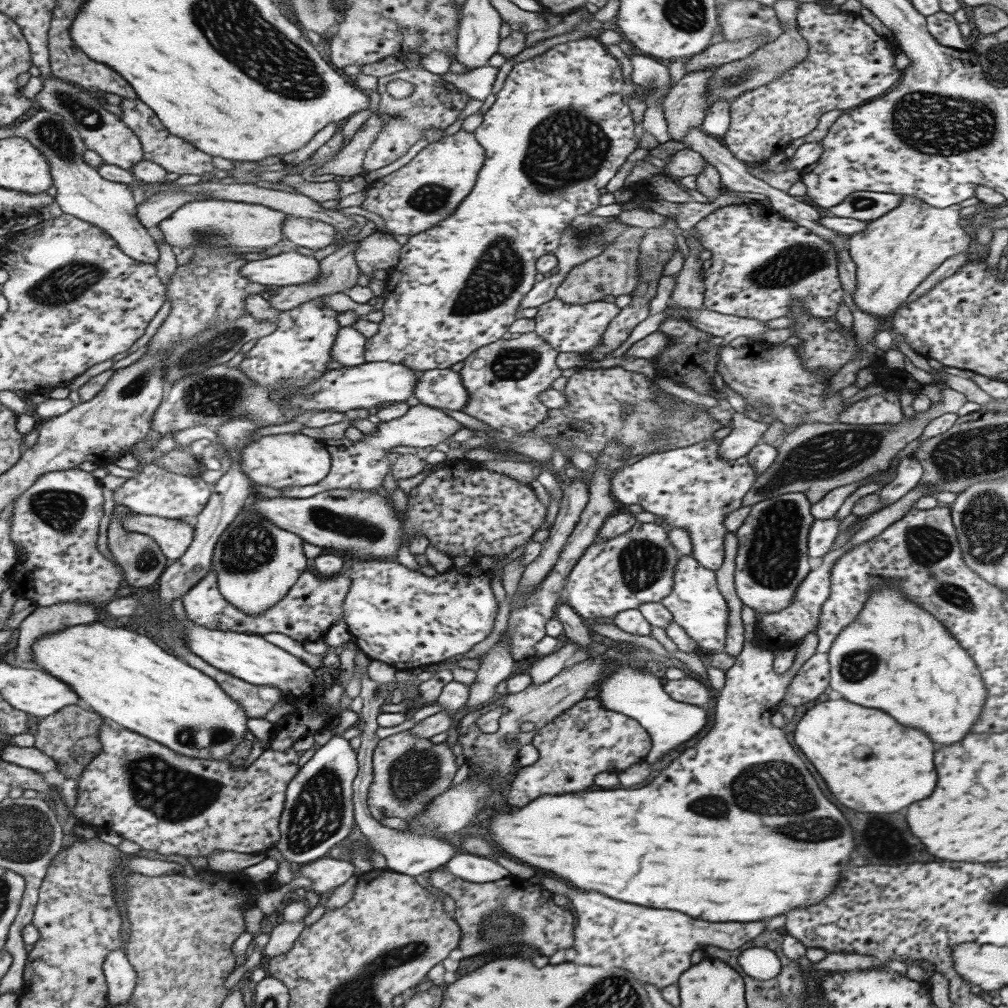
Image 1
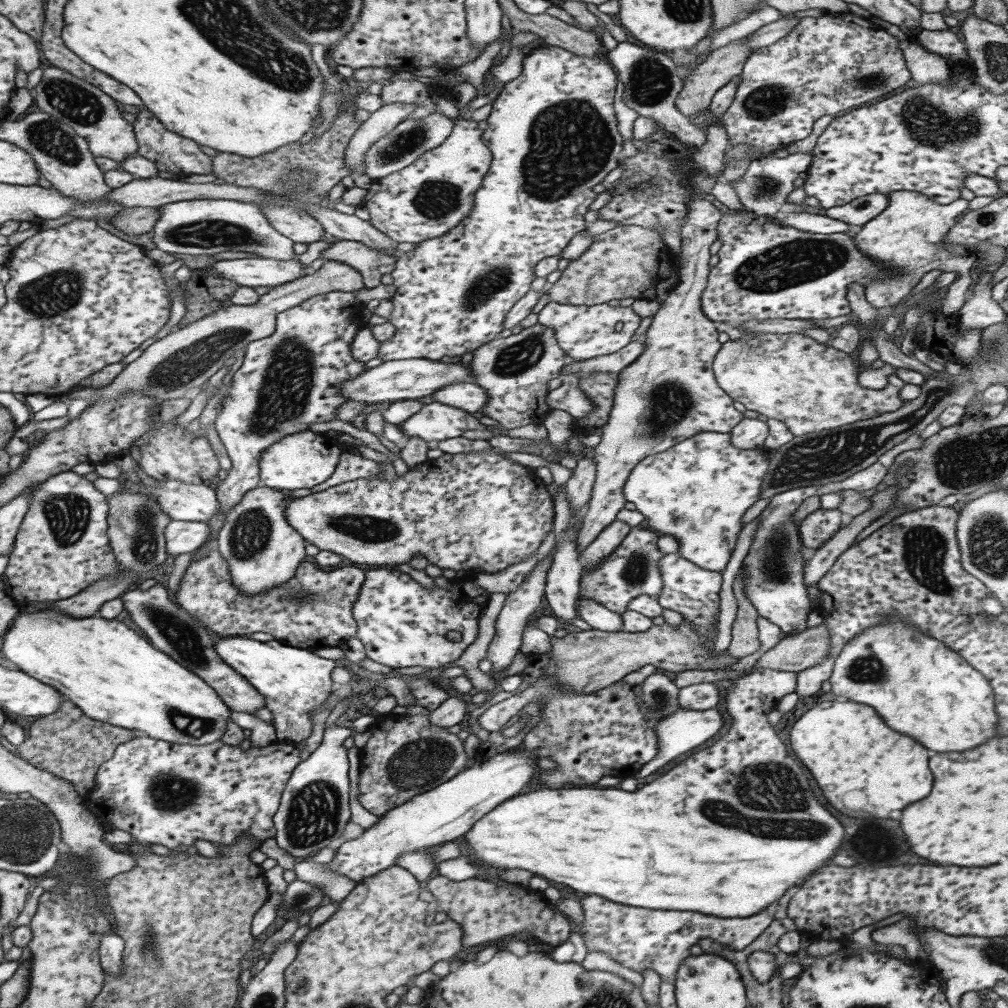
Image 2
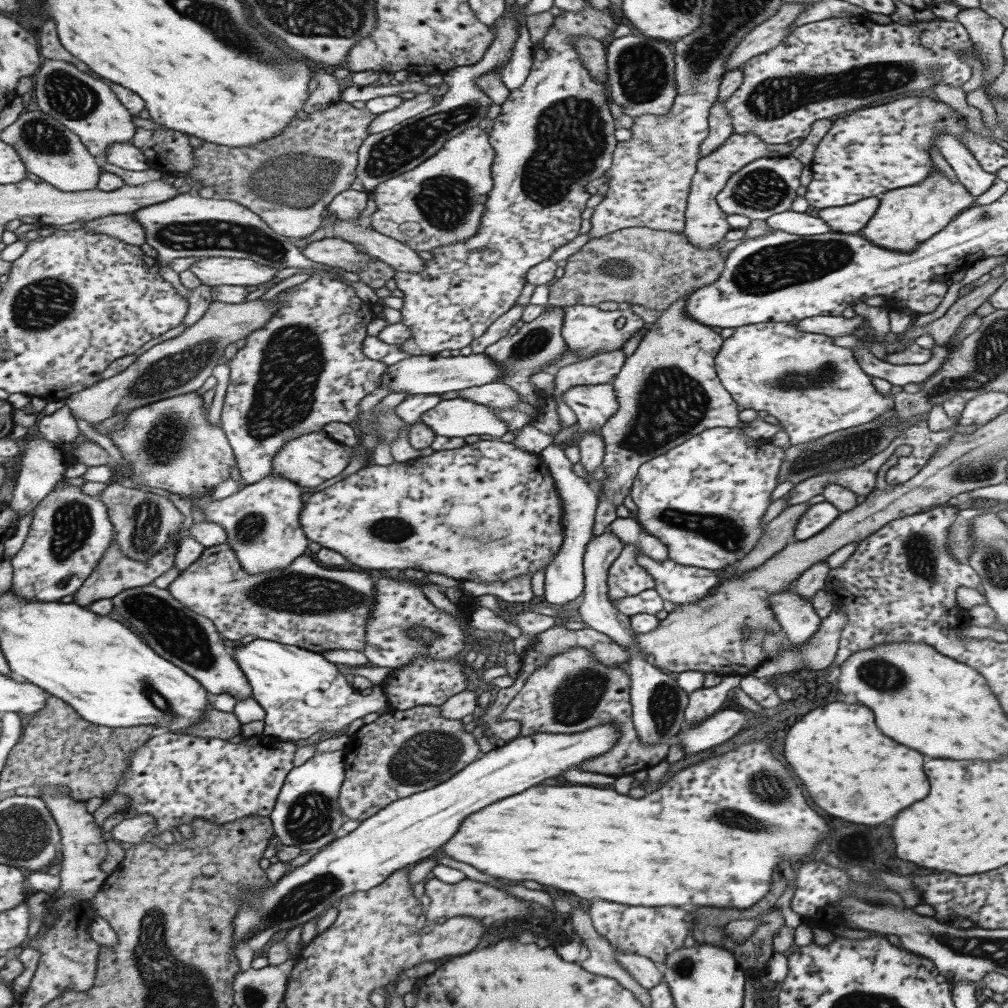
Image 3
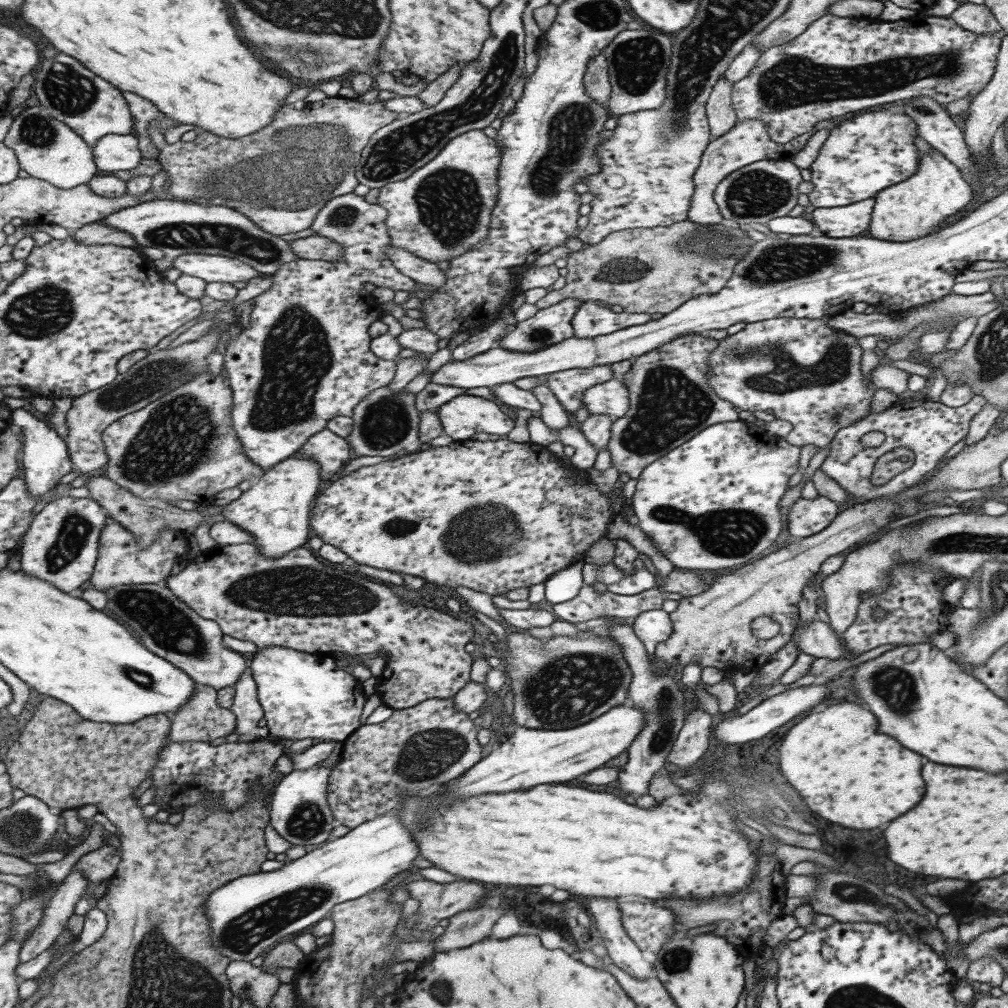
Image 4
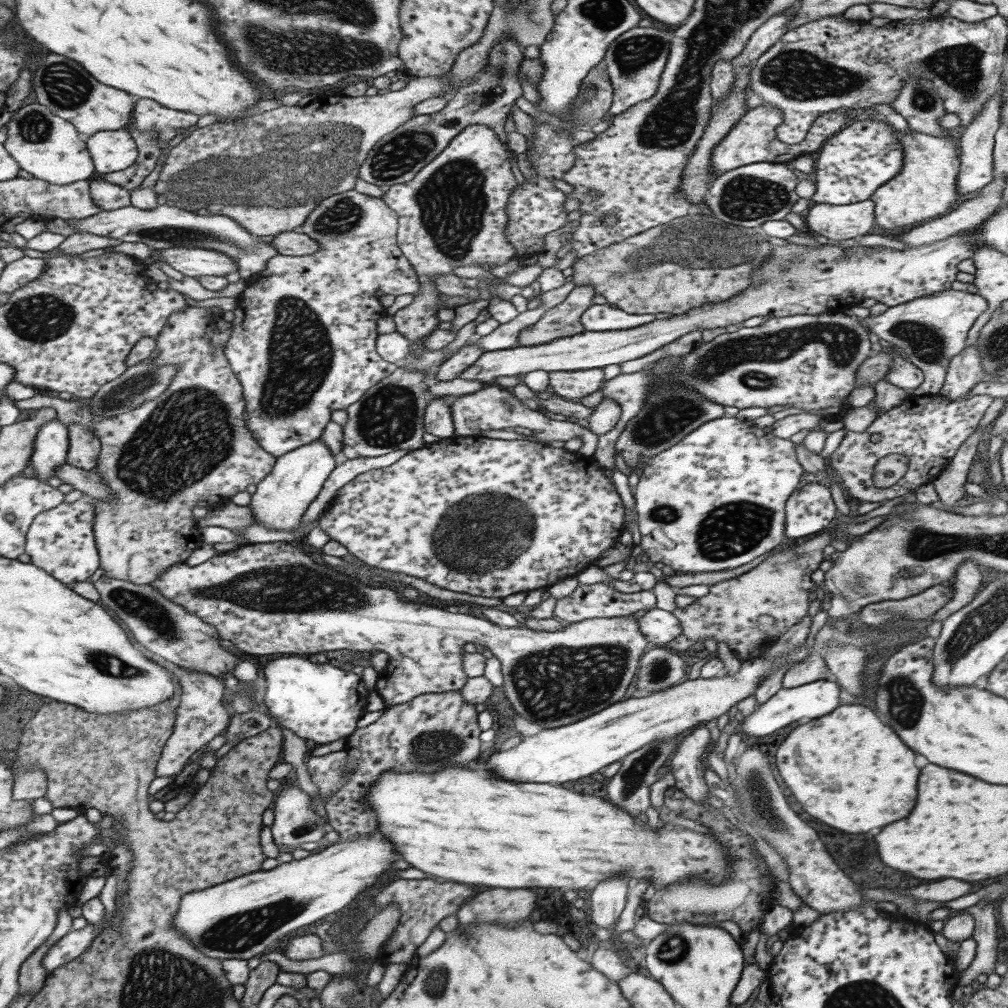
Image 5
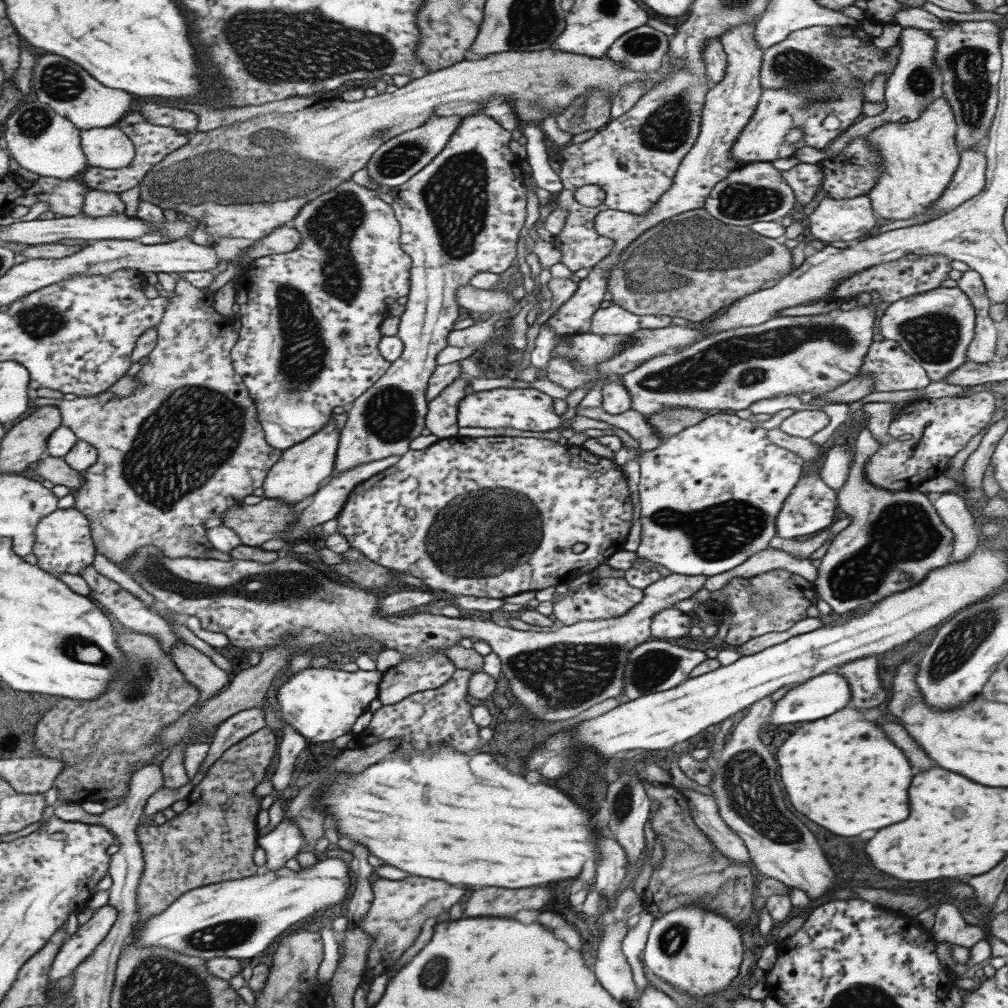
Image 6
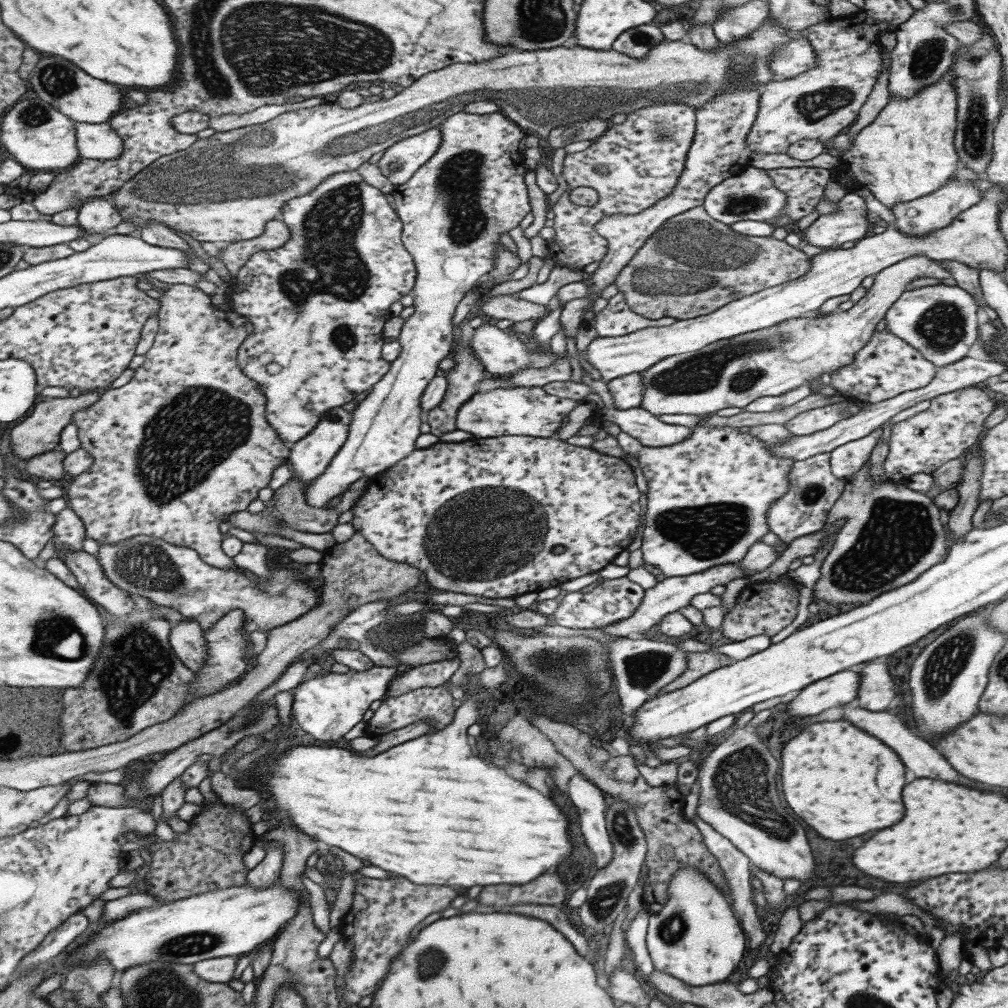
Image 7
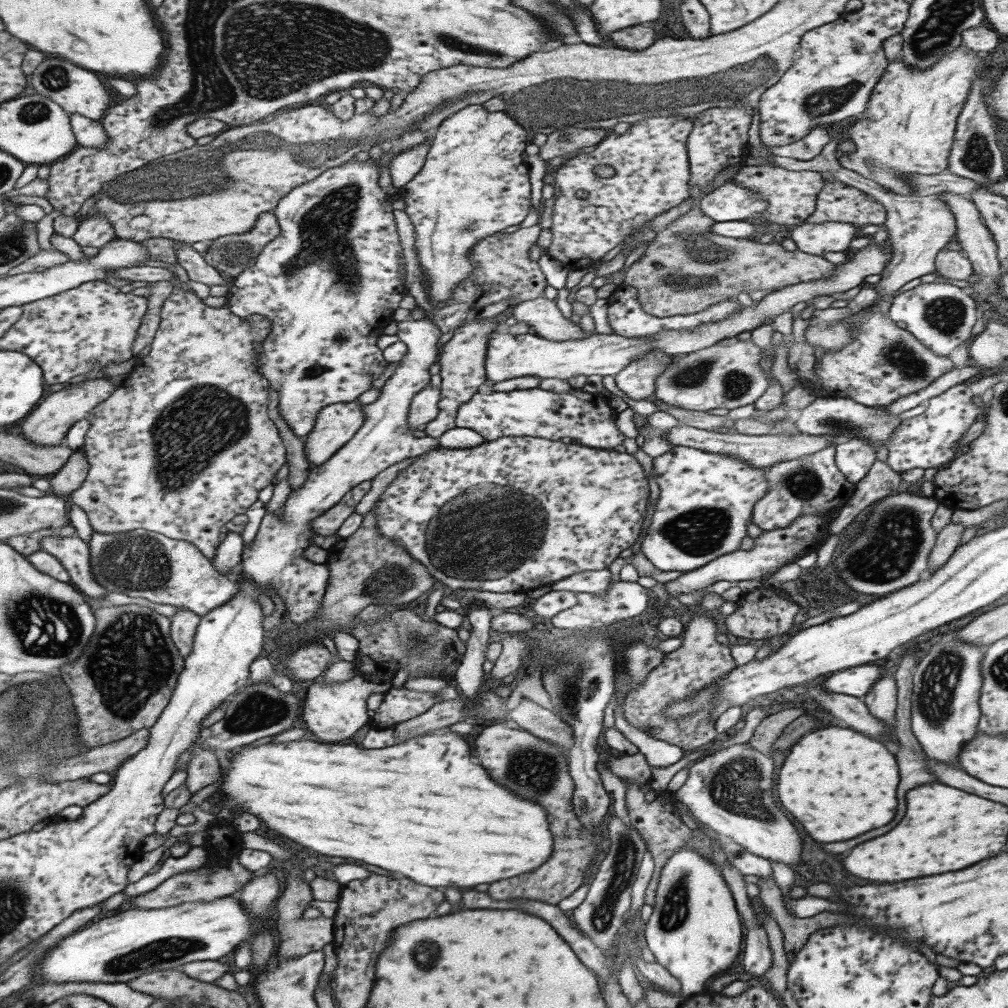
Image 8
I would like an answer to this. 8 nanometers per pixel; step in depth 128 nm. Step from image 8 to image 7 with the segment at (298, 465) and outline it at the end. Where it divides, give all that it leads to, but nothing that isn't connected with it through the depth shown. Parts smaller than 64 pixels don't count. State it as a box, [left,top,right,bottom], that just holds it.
[227,476,369,535]

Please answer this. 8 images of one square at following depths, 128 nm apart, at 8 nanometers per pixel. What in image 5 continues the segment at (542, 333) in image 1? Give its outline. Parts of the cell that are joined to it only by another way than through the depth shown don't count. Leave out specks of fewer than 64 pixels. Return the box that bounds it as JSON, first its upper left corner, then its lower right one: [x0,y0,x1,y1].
[580,304,656,332]

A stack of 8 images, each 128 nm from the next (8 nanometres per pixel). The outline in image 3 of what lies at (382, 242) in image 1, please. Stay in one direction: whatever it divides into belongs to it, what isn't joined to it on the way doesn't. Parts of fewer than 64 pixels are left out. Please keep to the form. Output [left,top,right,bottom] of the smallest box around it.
[301,237,395,288]

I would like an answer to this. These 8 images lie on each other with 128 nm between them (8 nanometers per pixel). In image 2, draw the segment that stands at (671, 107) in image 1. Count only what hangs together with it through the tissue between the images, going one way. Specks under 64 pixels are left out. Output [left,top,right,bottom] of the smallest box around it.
[676,36,752,118]

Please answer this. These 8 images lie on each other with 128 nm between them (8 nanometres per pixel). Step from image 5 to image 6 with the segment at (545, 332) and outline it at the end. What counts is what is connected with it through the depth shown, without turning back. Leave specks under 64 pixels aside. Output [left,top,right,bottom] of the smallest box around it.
[545,21,763,342]

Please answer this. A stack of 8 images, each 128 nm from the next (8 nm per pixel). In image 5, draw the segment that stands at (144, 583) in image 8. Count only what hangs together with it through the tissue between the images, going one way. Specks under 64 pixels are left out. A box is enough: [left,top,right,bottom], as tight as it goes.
[150,541,650,729]

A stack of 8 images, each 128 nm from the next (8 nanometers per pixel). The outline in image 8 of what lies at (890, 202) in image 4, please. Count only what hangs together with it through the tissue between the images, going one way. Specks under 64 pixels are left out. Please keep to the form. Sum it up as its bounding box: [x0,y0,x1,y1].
[839,45,984,196]

